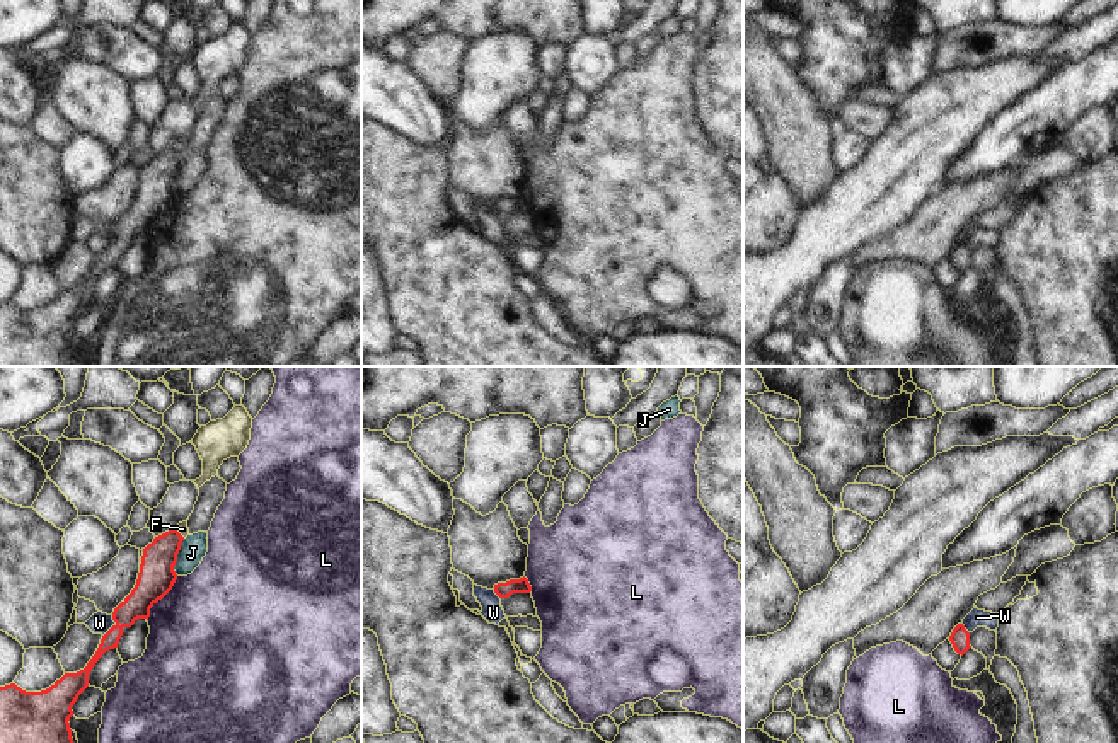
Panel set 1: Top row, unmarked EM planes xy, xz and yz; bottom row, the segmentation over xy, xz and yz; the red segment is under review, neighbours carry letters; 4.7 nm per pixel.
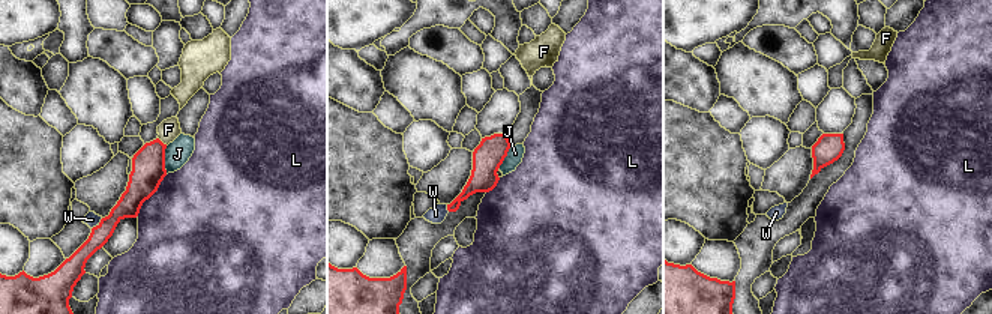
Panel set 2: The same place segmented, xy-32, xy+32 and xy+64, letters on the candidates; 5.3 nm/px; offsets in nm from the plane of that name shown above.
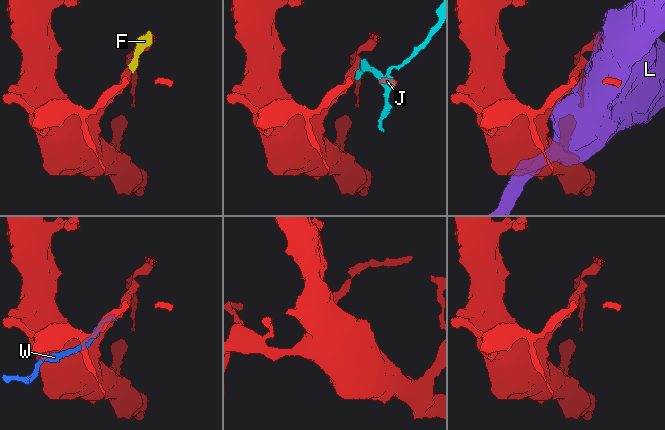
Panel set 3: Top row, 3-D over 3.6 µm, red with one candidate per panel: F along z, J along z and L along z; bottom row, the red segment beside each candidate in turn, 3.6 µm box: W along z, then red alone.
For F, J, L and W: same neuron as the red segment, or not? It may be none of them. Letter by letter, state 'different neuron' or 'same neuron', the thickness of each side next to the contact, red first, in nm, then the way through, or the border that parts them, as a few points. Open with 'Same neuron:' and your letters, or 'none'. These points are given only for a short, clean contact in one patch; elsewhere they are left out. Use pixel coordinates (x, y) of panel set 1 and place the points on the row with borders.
Same neuron: none
F: different neuron; calibres 170 and 50 nm; border xy (172, 529), (184, 537)
J: different neuron; calibres 170 and 120 nm
L: different neuron; calibres 170 and 500 nm
W: different neuron; calibres 140 and 100 nm

